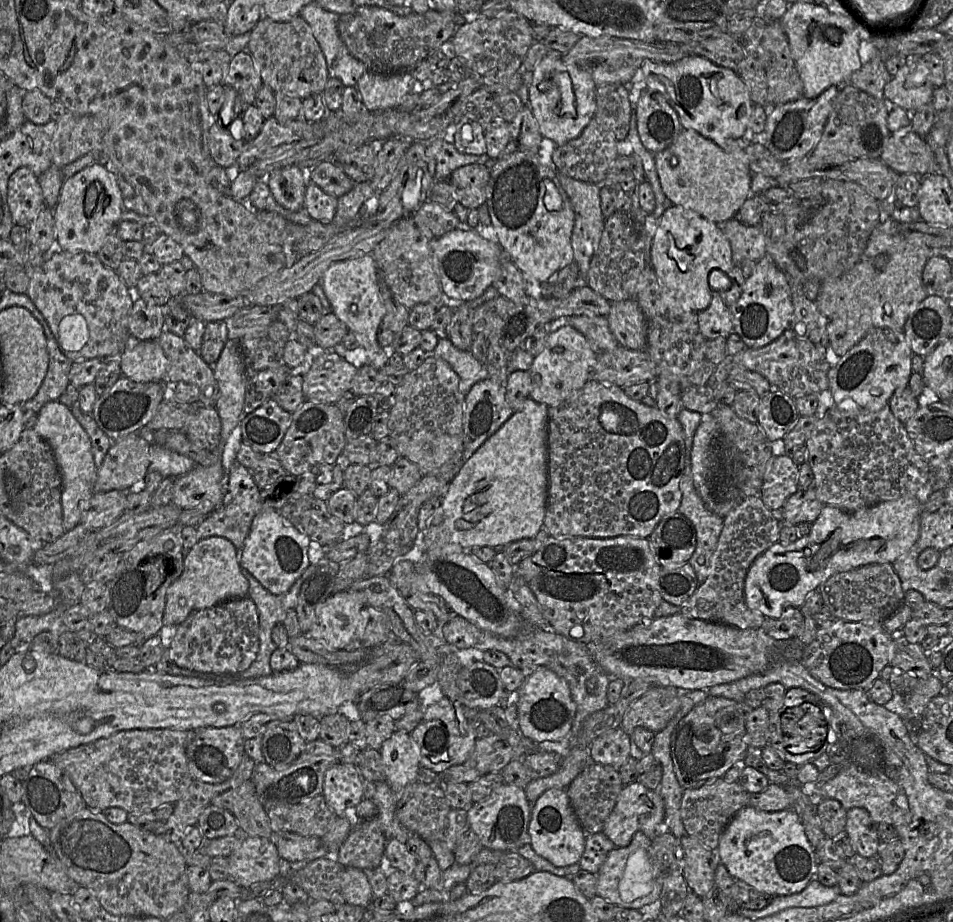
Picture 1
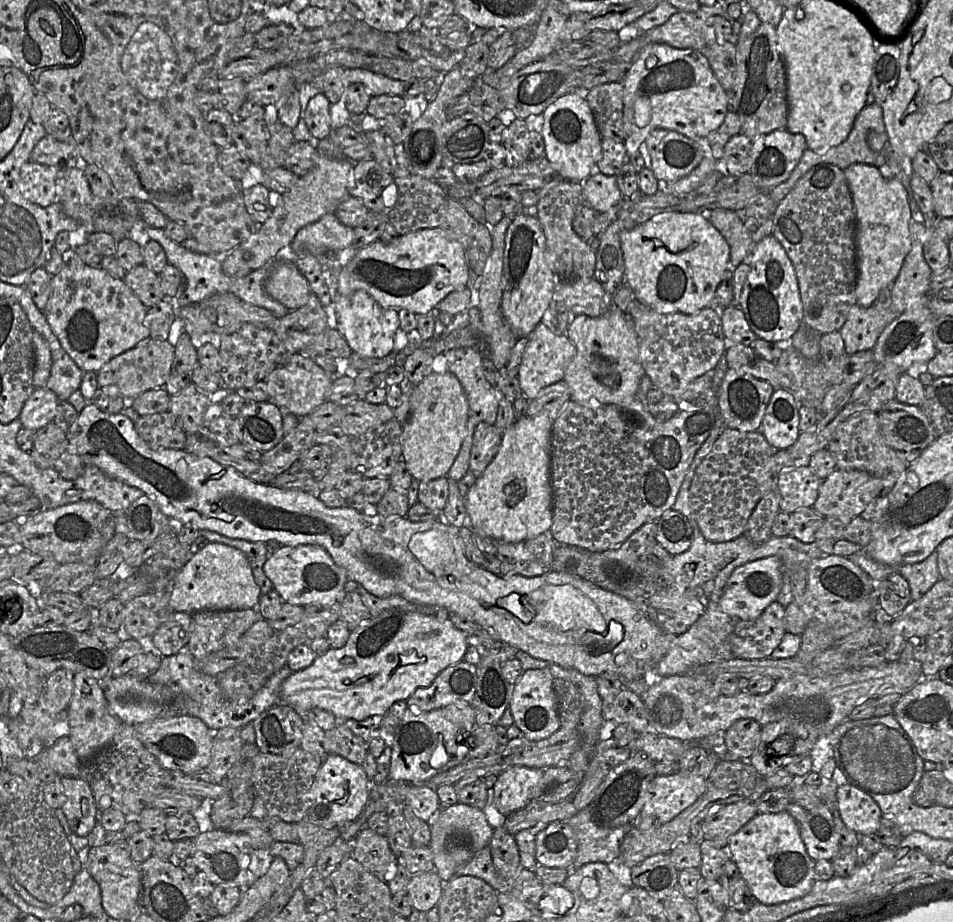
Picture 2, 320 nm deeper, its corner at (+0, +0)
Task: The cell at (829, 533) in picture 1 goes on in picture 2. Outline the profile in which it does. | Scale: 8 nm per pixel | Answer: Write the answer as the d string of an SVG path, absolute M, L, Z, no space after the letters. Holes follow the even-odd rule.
M777 556L748 562L736 568L725 585L720 599L723 612L736 620L755 620L780 593L783 578L783 563Z

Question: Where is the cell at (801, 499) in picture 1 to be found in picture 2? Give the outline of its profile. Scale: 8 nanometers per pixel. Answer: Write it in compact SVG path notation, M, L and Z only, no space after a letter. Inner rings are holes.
M836 469L822 480L813 507L827 517L854 518L881 496L882 479L866 471Z

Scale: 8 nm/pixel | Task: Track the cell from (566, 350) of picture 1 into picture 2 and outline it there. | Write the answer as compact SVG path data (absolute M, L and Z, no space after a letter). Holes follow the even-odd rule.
M540 322L528 336L528 342L518 368L518 379L523 395L530 401L546 387L564 380L565 370L576 355L576 347L566 334L556 334Z

